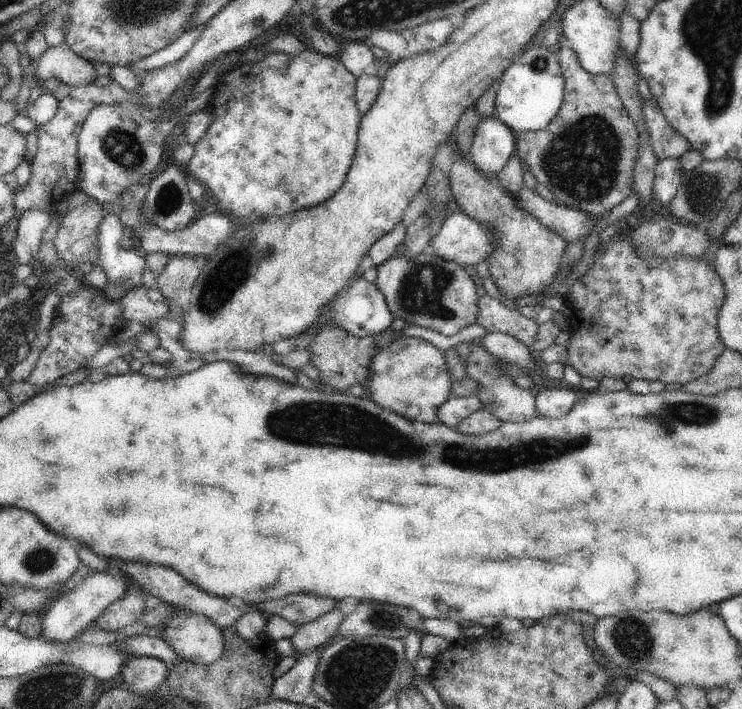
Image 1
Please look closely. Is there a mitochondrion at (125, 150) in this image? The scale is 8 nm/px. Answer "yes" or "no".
yes

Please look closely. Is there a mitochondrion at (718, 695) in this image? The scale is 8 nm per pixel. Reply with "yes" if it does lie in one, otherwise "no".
no

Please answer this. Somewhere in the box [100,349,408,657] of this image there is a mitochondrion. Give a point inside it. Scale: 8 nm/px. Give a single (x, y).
(379, 621)

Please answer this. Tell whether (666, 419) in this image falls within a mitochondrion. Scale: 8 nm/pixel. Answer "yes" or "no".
yes

